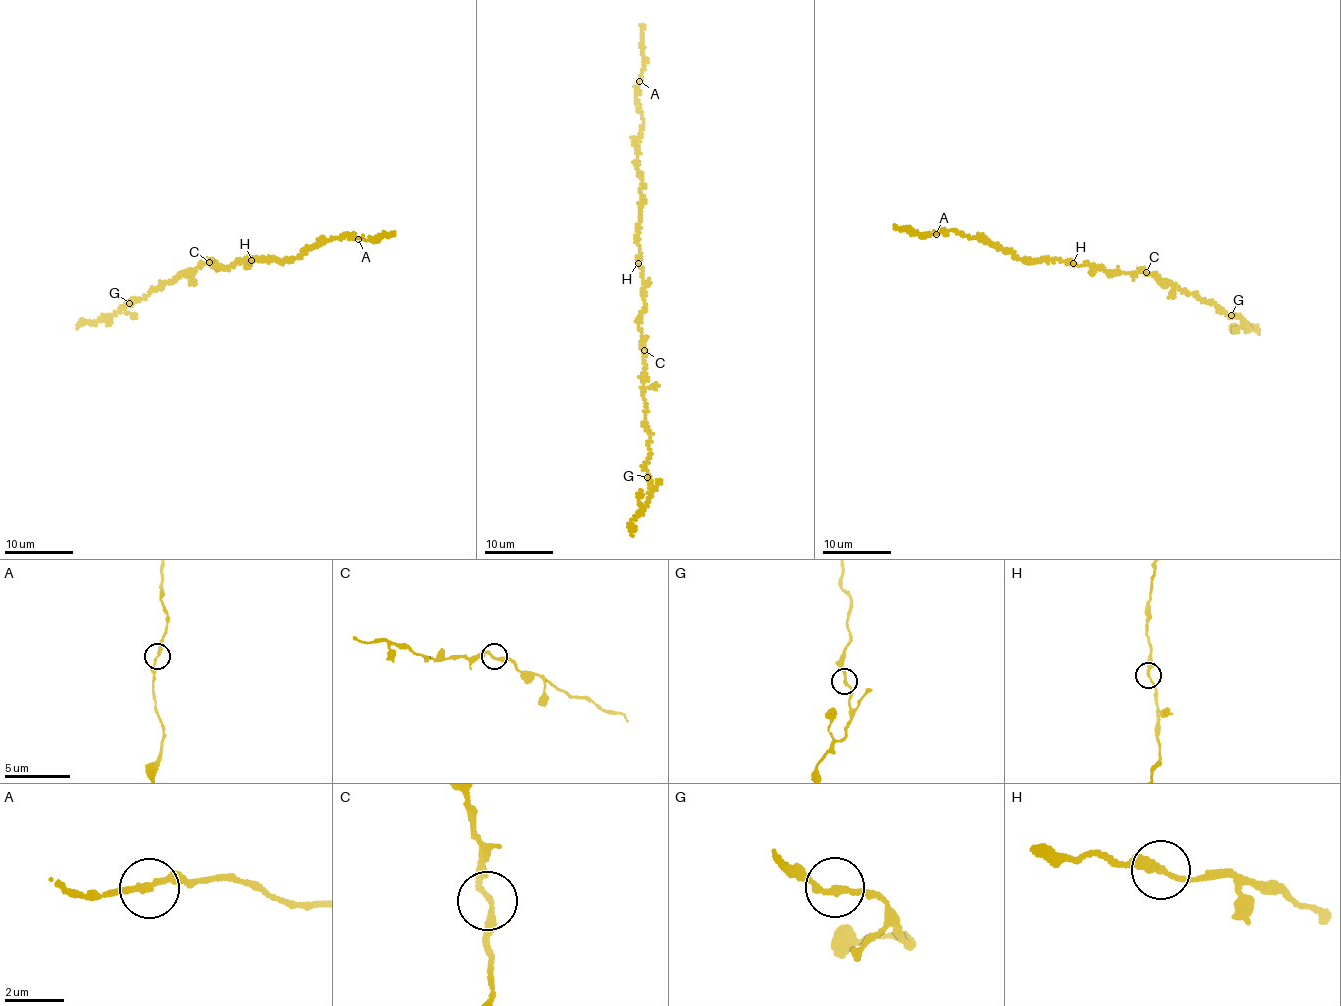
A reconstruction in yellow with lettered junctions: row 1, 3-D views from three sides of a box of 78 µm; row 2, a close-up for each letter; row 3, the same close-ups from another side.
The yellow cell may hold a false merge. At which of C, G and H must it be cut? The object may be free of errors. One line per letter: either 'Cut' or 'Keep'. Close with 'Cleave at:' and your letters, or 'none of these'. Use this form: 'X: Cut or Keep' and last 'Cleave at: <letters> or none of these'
C: Keep
G: Keep
H: Keep
Cleave at: none of these

